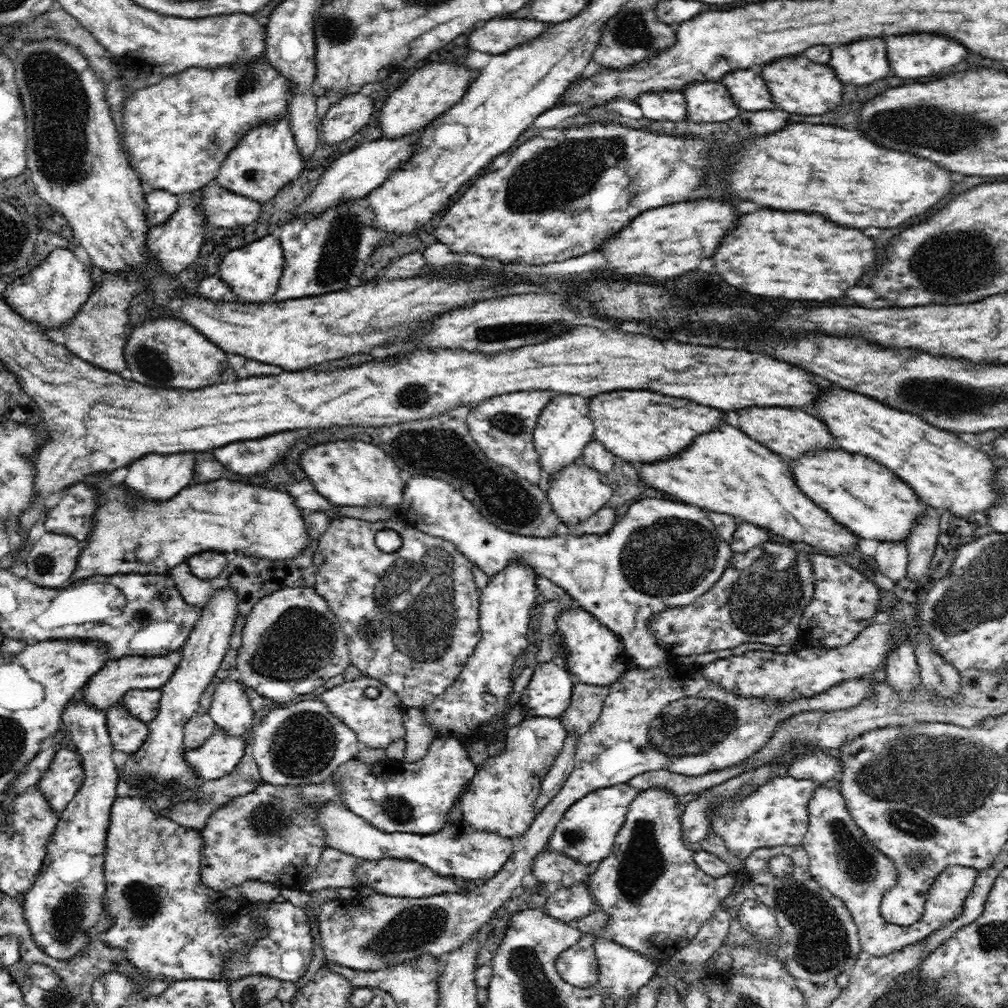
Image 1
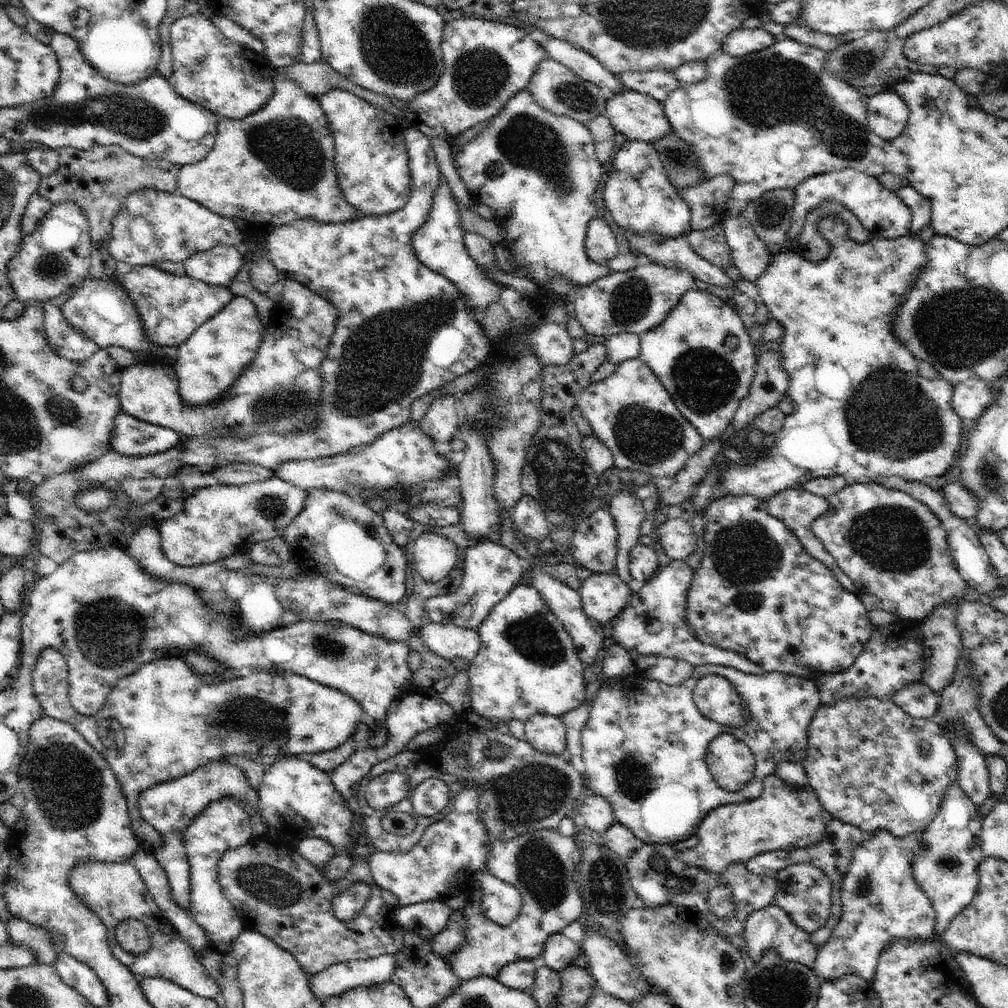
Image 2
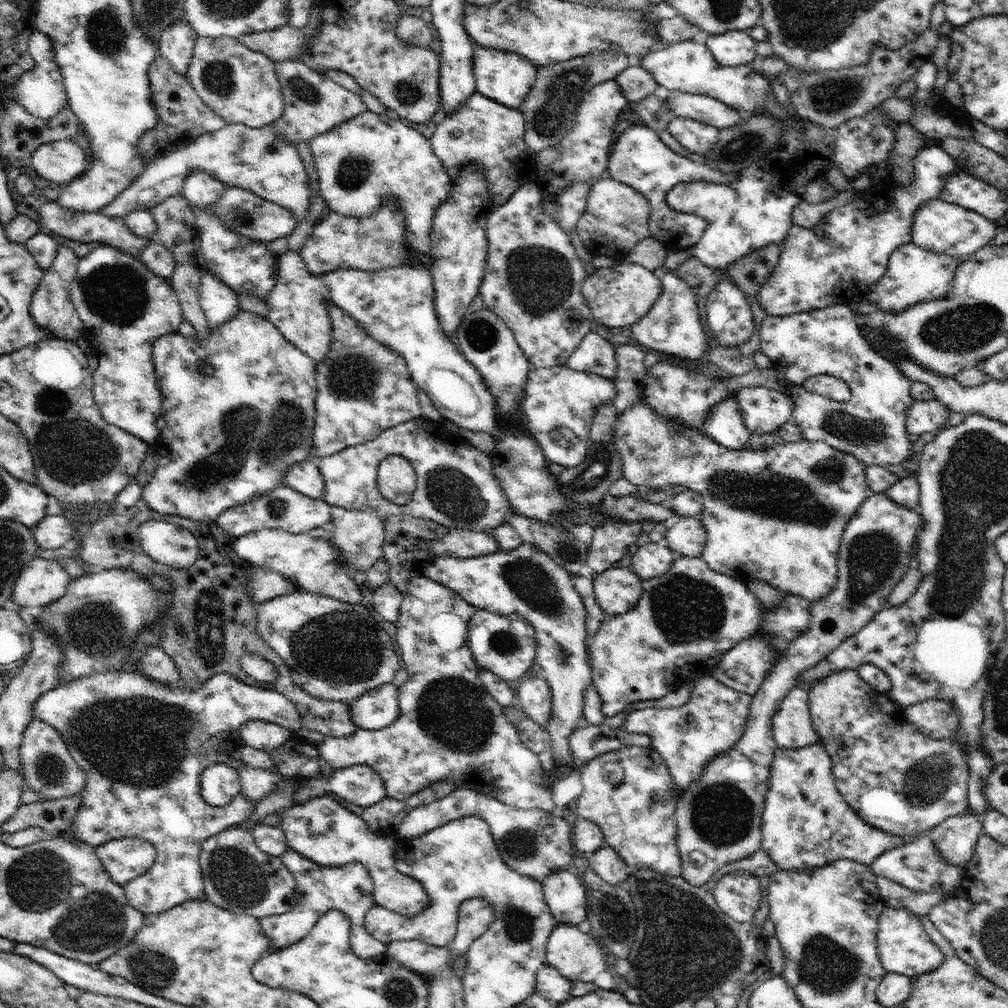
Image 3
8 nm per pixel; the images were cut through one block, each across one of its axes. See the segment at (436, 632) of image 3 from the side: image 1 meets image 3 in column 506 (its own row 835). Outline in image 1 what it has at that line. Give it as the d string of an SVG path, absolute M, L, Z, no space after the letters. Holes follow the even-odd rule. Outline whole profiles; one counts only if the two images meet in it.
M785 775L761 785L745 798L740 799L738 793L720 798L718 804L708 810L710 831L719 834L727 849L742 860L762 847L802 845L808 828L808 802L816 788L816 783L809 779L797 780Z

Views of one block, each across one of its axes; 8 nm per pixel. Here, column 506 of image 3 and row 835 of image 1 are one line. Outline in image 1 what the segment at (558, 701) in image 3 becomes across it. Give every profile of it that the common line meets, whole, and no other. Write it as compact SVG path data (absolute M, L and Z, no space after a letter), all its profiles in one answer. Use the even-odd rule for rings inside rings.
M627 783L589 792L564 813L561 821L555 826L547 846L583 865L604 860L610 854L616 835L626 820L628 808L637 794L638 792Z

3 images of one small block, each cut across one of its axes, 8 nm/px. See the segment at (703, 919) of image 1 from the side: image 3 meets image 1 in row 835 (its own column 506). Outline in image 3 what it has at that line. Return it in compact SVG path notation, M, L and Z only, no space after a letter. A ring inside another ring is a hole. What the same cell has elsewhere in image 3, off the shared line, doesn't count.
M477 609L468 622L468 634L468 648L474 660L483 670L493 672L507 683L522 678L536 660L538 642L535 628L518 615L500 616Z

